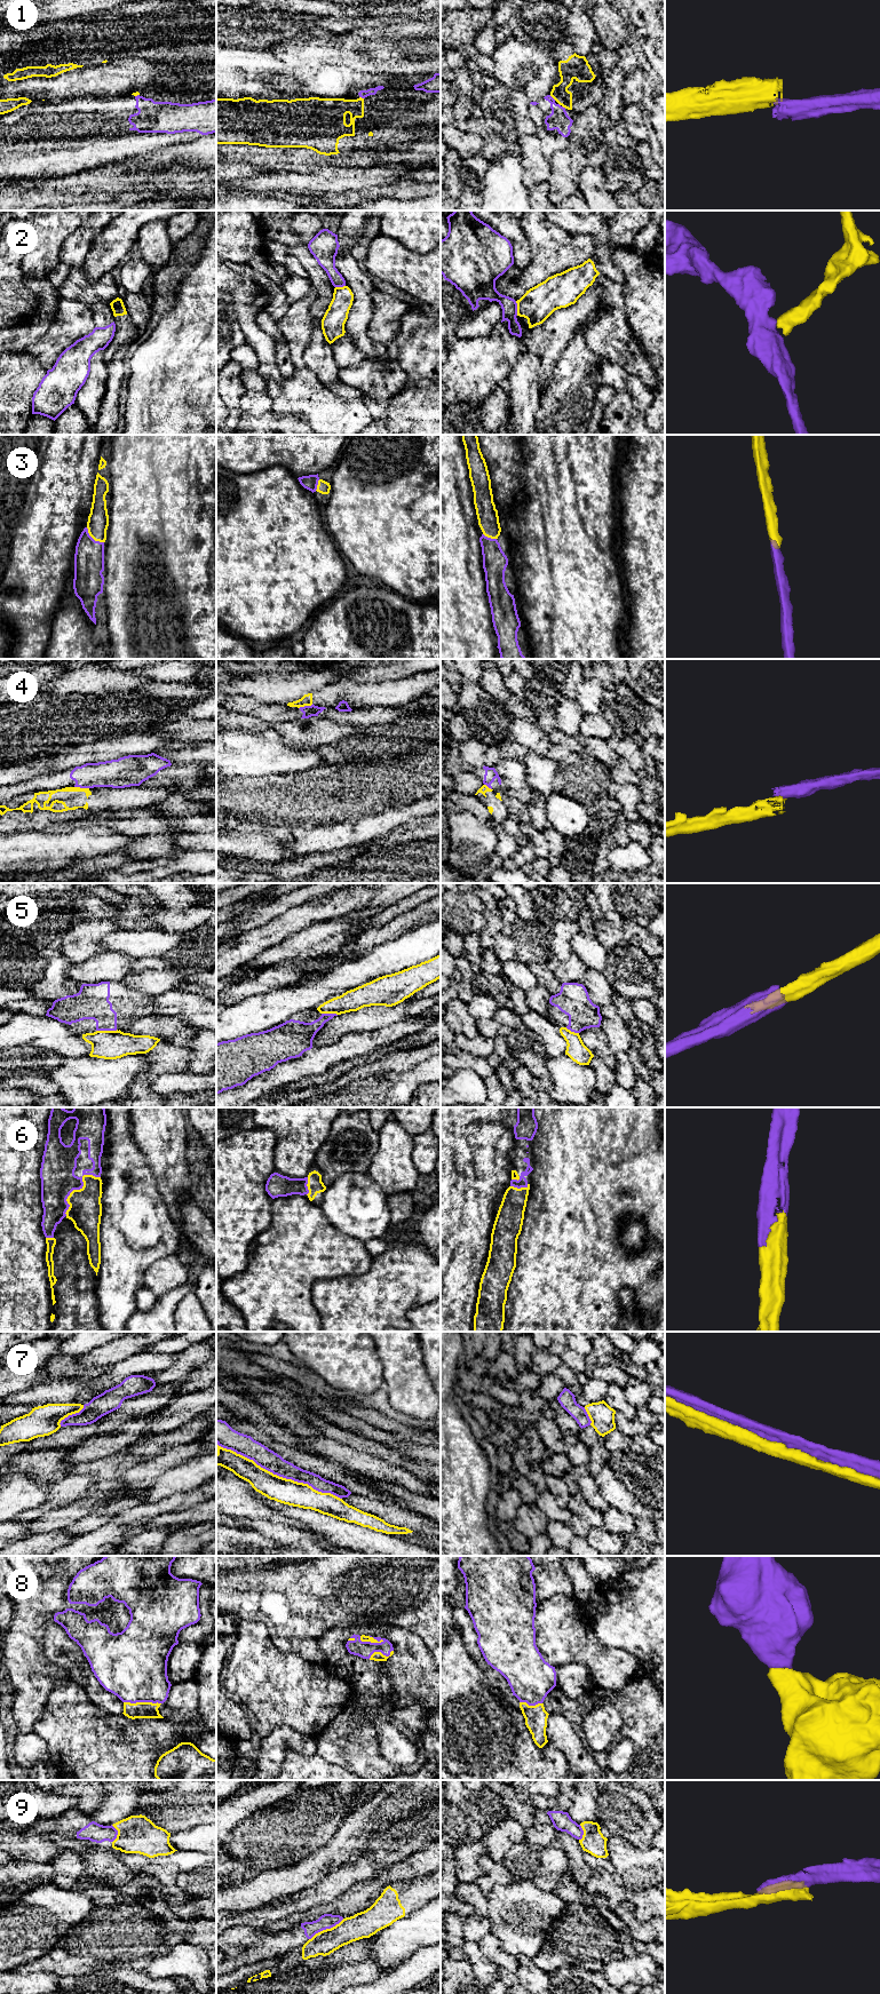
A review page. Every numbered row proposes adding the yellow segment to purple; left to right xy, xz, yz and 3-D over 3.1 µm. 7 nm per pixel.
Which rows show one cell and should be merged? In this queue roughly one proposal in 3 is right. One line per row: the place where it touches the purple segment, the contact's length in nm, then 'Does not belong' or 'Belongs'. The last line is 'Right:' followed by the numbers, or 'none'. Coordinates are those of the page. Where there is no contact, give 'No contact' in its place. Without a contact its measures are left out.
1: Touches purple at yz (552, 97). Shared border 60 nm. Does not belong
2: Touches purple at yz (516, 308). Shared border 110 nm. Does not belong
3: Touches purple at xy (92, 538). Shared border 170 nm. Belongs
4: Touches purple at xy (81, 787). Shared border 110 nm. Does not belong
5: Touches purple at xy (106, 1030). Shared border 150 nm. Does not belong
6: Touches purple at xy (78, 1189). Shared border 380 nm. Belongs
7: Touches purple at xz (279, 1476). Shared border 950 nm. Does not belong
8: Touches purple at xz (370, 1642). Shared border 180 nm. Belongs
9: Touches purple at xz (326, 1928). Shared border 280 nm. Does not belong
Right: 3, 6, 8

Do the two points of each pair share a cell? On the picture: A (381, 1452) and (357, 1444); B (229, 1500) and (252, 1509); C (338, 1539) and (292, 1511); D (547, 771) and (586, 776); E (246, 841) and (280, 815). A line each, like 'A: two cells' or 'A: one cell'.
A: one cell
B: one cell
C: one cell
D: two cells
E: two cells

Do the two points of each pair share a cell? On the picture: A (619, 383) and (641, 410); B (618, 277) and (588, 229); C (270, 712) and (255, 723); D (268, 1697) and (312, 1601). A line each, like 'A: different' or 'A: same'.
A: same
B: same
C: different
D: different

